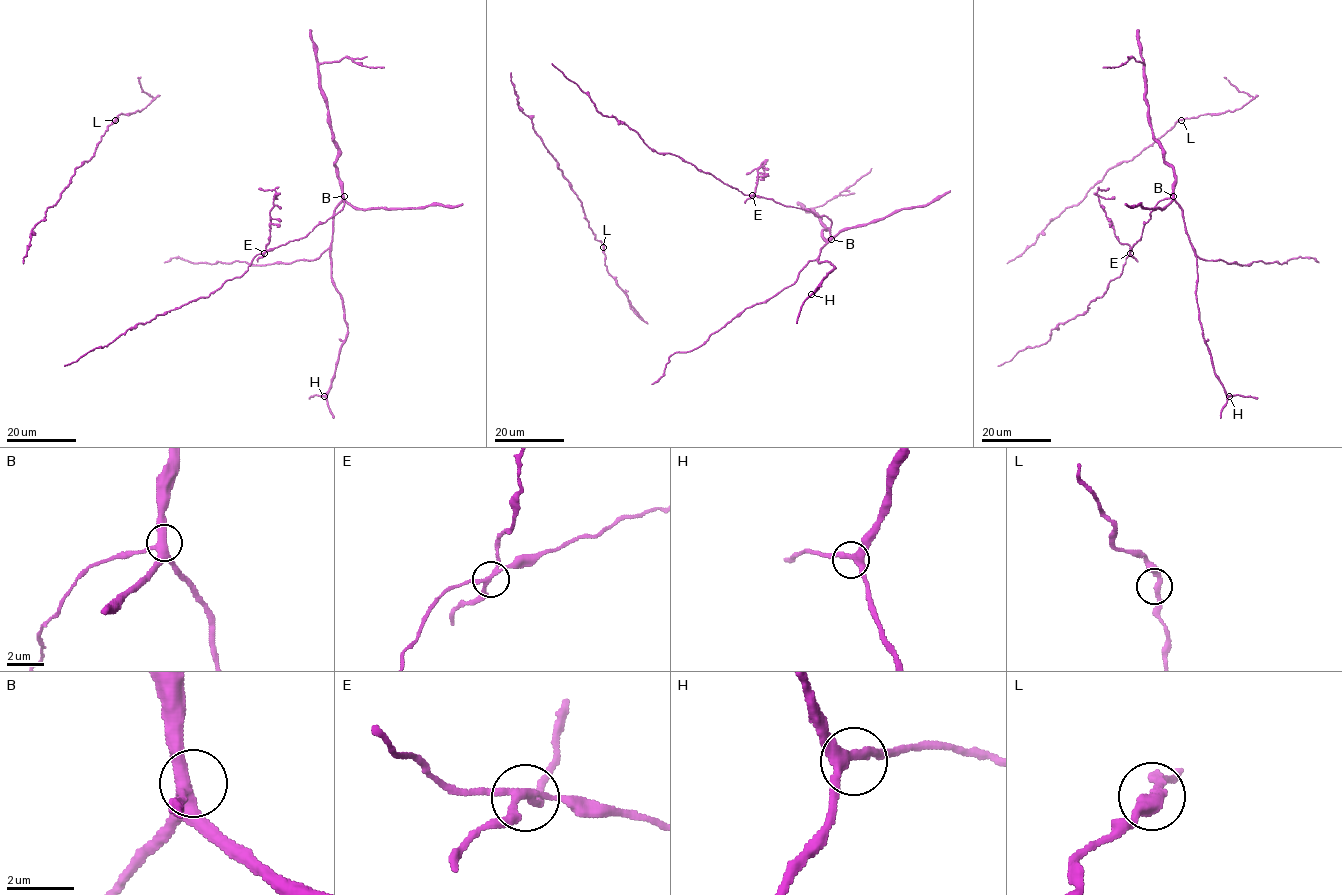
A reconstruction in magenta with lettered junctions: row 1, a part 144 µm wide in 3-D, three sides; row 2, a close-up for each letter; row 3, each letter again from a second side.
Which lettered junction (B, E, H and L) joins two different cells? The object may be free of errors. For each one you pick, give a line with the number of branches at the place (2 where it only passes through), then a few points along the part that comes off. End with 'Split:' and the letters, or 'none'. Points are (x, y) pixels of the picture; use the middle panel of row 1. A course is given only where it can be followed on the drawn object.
E: branches 4; course (752, 196), (755, 192), (757, 170), (763, 163), (746, 174)
Split: E

